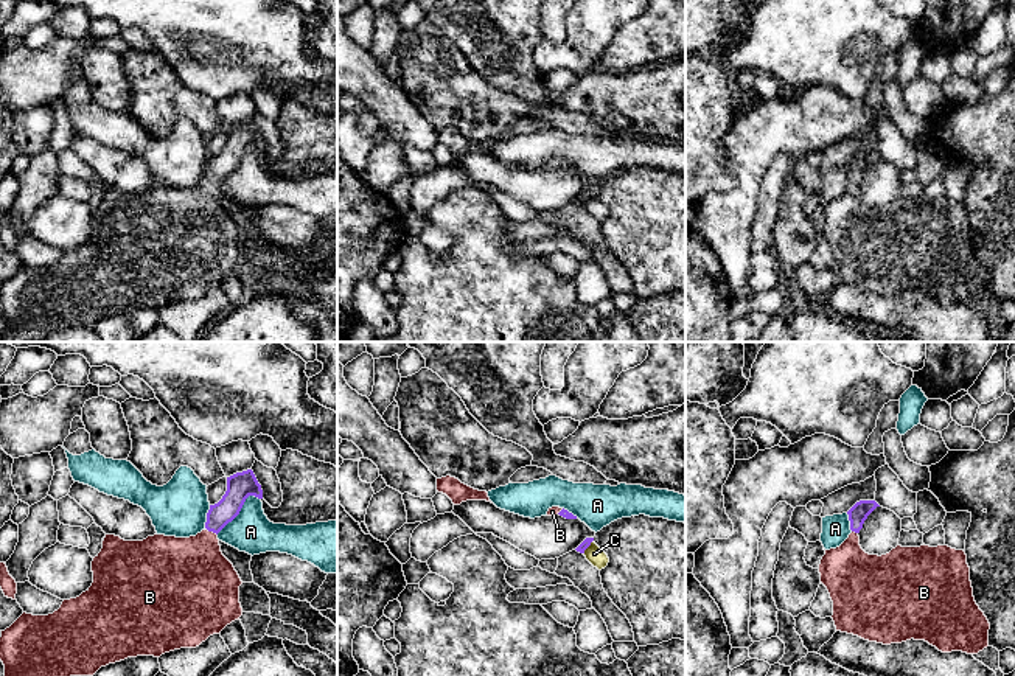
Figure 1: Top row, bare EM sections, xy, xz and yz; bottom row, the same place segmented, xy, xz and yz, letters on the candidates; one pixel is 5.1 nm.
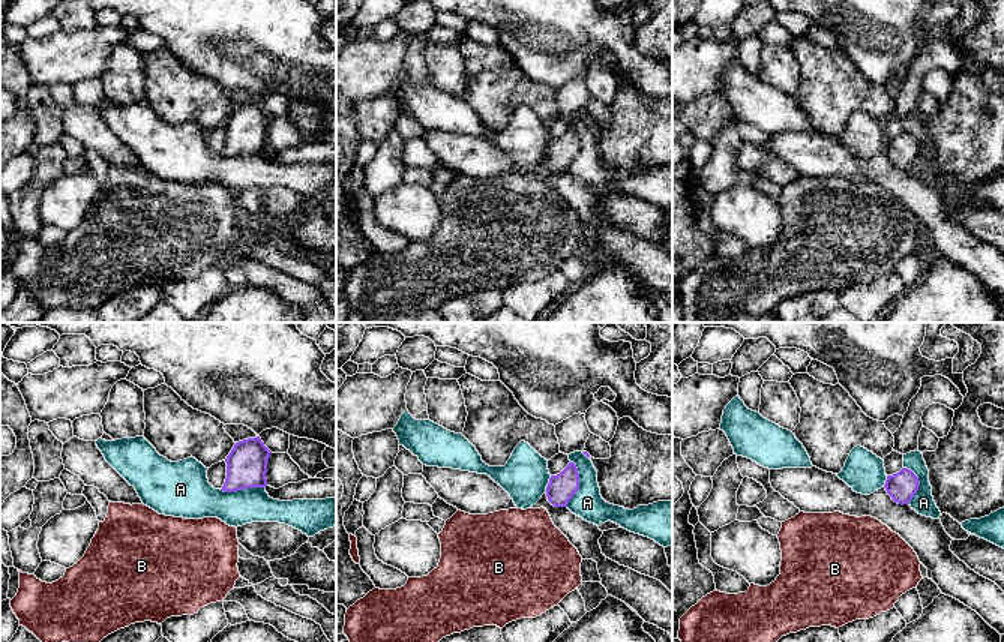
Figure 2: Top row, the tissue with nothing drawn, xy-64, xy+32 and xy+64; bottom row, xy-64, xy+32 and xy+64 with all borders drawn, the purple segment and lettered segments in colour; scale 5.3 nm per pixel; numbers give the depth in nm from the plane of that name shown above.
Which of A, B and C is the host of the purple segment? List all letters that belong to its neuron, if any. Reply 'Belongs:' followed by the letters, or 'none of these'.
Belongs: B

